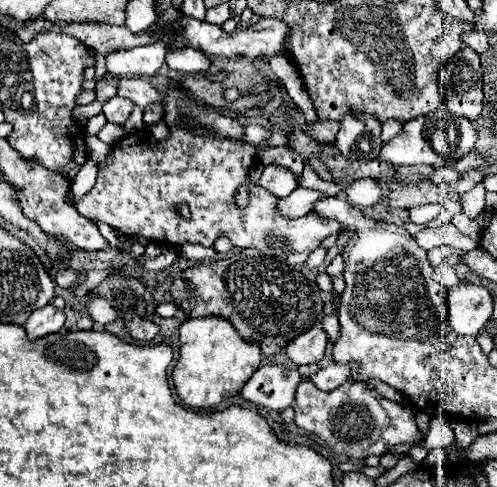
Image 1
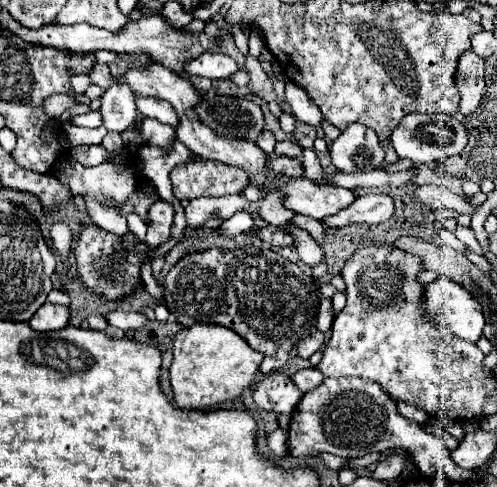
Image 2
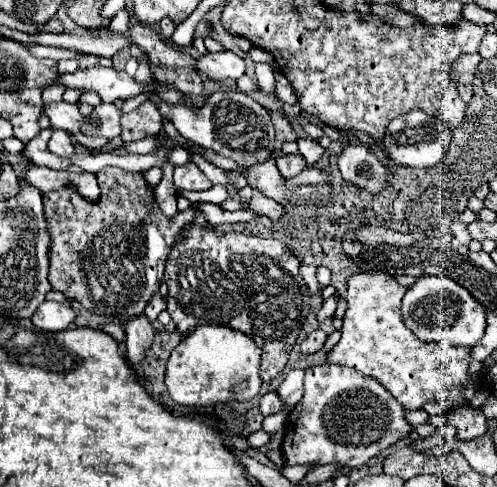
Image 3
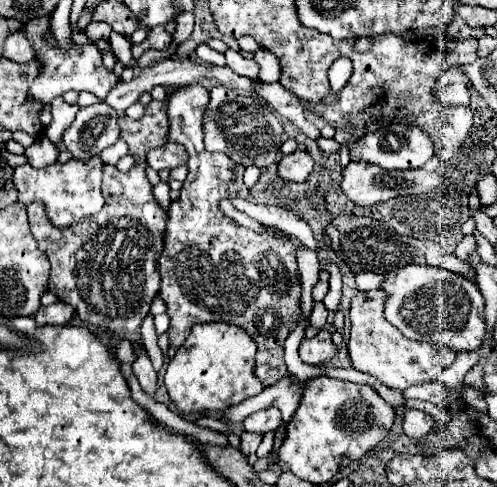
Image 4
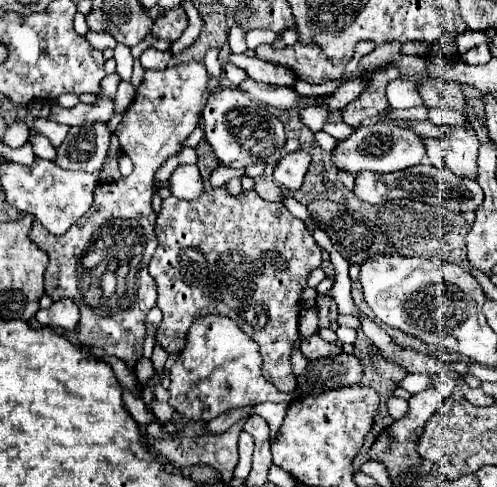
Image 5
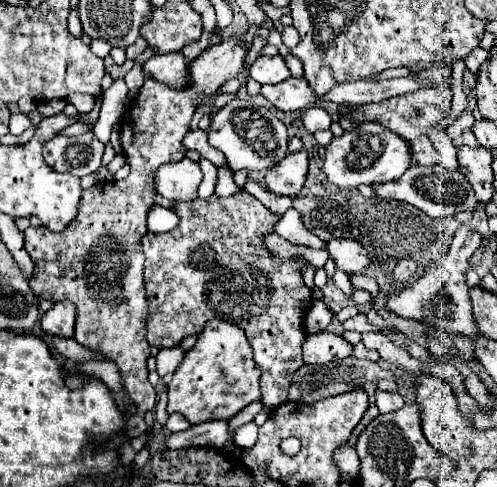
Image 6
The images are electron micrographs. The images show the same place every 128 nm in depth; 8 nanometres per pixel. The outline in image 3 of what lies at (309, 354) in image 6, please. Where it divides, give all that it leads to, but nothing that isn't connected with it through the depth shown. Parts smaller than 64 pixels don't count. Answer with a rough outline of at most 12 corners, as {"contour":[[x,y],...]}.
{"contour":[[316,330],[300,344],[302,354],[322,350],[326,332]]}

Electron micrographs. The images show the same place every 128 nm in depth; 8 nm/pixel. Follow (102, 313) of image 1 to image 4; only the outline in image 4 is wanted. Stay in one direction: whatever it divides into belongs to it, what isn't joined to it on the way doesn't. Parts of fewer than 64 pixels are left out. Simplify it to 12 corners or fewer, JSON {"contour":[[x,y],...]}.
{"contour":[[144,350],[132,364],[142,390],[156,392],[156,372]]}

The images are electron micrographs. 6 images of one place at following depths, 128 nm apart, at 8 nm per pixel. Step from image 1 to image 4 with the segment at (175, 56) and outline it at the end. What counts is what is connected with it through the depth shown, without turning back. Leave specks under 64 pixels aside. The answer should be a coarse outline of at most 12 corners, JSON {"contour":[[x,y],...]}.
{"contour":[[236,50],[224,52],[226,64],[240,76],[258,78],[258,64]]}

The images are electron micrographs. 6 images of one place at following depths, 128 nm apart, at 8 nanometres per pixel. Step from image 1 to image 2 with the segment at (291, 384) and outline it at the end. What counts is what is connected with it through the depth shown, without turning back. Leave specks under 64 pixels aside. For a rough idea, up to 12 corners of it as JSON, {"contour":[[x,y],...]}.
{"contour":[[282,372],[262,376],[252,396],[258,408],[292,414],[302,398]]}

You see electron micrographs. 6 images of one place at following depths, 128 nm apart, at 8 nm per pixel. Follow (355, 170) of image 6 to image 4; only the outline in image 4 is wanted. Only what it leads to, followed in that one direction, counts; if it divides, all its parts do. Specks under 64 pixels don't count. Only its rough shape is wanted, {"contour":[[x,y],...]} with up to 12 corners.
{"contour":[[392,122],[350,144],[350,160],[420,168],[436,154],[418,126]]}

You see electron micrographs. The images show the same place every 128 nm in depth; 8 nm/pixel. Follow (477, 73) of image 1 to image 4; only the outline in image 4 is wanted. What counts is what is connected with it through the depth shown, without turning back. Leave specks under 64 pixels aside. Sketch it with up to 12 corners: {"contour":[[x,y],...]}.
{"contour":[[460,66],[442,74],[434,98],[446,106],[468,106],[468,78]]}

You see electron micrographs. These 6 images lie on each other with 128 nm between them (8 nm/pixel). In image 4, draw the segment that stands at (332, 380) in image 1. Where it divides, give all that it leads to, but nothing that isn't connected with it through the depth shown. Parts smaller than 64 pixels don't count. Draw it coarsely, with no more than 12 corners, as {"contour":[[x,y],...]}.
{"contour":[[280,380],[258,396],[228,408],[230,424],[276,406],[284,422],[302,398],[300,382]]}

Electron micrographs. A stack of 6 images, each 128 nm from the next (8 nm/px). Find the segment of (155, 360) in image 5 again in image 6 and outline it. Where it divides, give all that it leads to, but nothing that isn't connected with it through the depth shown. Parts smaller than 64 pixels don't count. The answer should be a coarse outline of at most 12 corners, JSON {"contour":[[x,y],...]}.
{"contour":[[180,346],[160,350],[156,372],[160,378],[174,374],[182,364]]}

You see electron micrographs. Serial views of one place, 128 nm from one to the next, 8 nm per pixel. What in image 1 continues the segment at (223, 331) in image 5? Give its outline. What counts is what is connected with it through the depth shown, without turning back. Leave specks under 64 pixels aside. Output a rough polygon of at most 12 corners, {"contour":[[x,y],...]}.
{"contour":[[228,320],[180,326],[172,380],[184,406],[236,396],[260,346]]}

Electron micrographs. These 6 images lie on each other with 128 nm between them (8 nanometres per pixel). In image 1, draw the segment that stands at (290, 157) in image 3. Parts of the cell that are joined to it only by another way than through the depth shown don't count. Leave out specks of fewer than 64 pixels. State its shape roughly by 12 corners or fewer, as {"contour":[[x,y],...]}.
{"contour":[[270,164],[260,186],[284,198],[298,186],[288,168]]}

